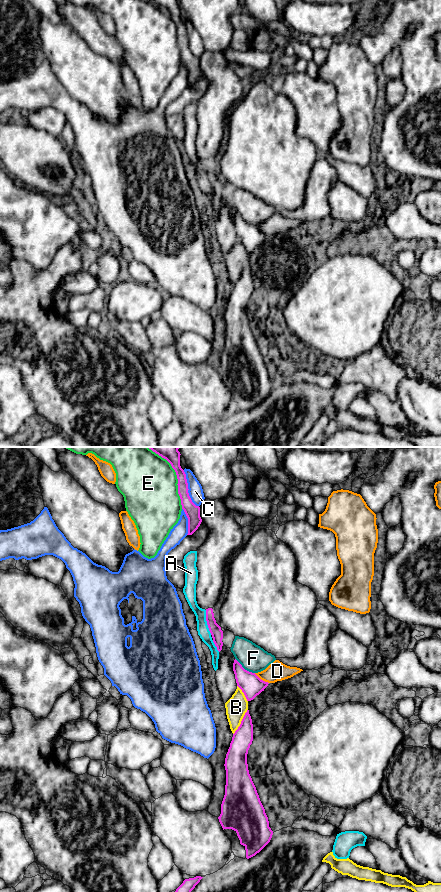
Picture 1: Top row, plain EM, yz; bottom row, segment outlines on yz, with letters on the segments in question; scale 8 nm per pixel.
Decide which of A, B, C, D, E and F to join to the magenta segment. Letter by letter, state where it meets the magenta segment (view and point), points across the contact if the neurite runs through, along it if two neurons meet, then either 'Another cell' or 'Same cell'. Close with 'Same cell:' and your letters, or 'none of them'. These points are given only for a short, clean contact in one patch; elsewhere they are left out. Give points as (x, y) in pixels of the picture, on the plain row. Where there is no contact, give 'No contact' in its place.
A: Touches magenta at yz (207, 174). Another cell
B: Touches magenta at yz (241, 274). Another cell
C: Touches magenta at yz (188, 41). Another cell
D: Touches magenta at yz (260, 231). Another cell
E: Touches magenta at yz (176, 26). Another cell
F: Touches magenta at yz (243, 220). Another cell
Same cell: none of them

